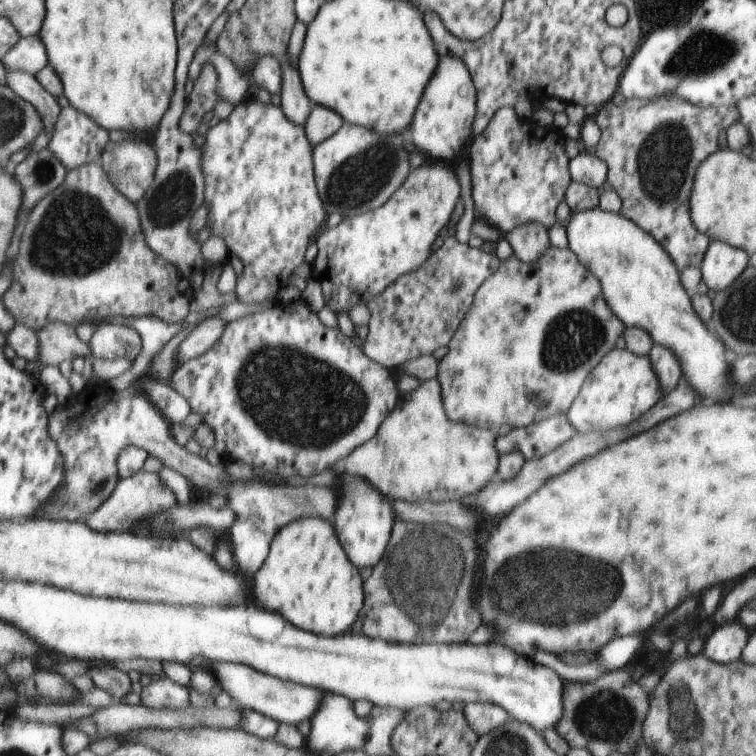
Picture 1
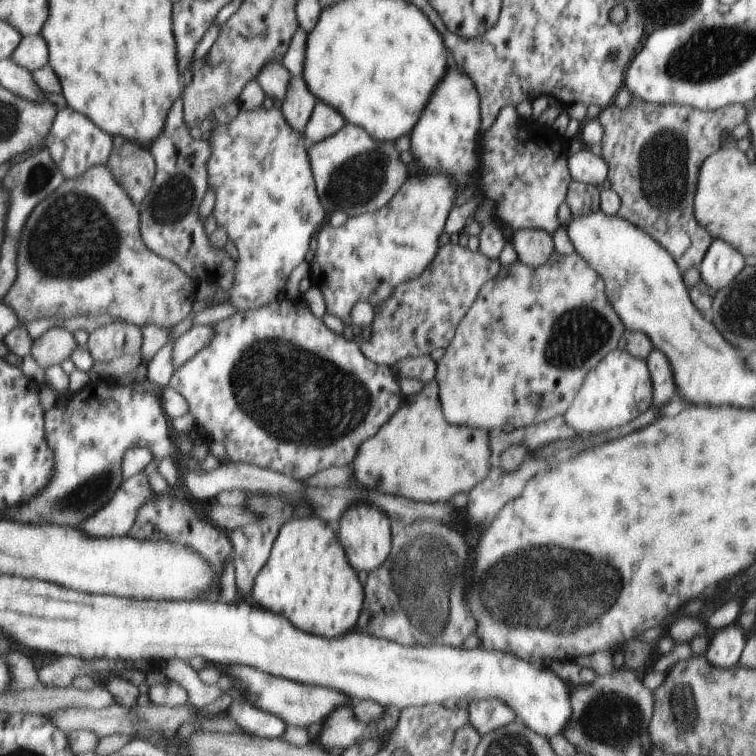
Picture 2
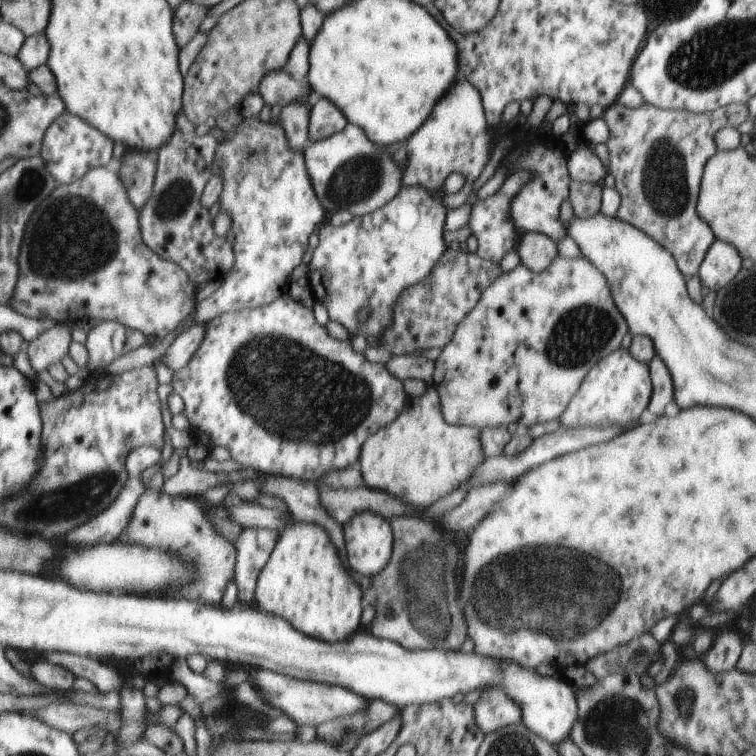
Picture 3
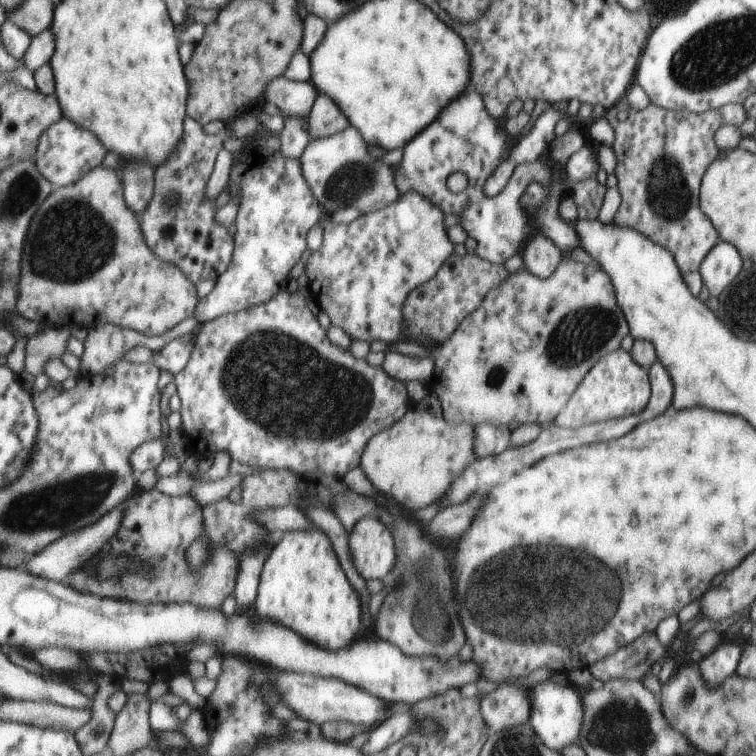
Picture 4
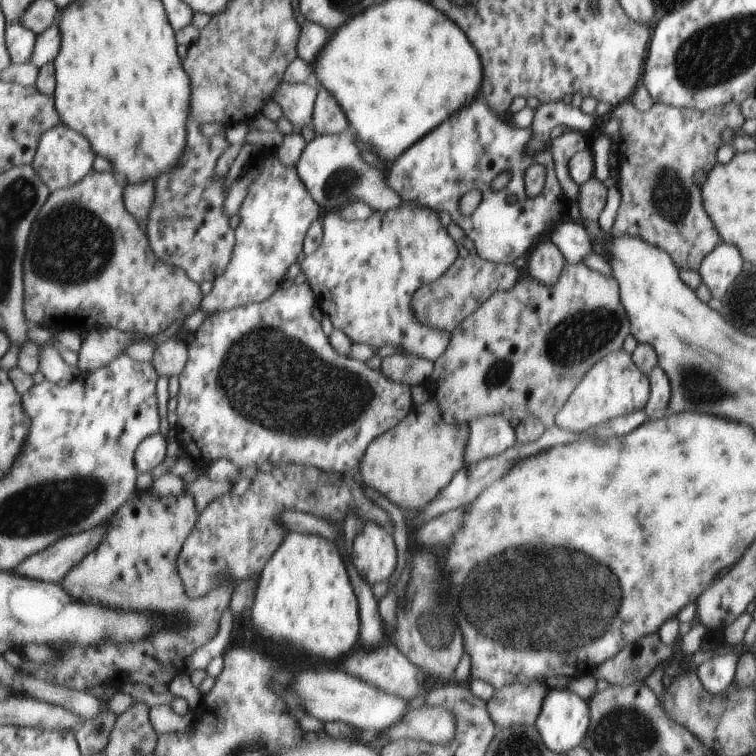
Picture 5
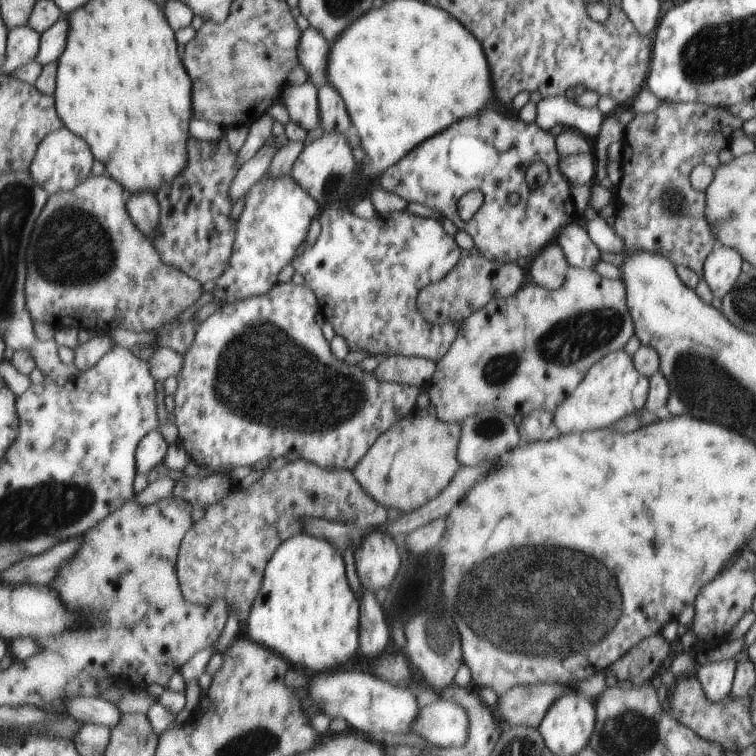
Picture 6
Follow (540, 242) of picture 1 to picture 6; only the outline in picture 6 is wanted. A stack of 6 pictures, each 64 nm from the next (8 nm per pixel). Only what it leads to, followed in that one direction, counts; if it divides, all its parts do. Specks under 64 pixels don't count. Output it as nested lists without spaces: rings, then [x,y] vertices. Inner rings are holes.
[[[558,243],[547,244],[534,257],[530,266],[530,276],[537,285],[556,290],[565,282],[565,274],[569,268],[568,258]]]

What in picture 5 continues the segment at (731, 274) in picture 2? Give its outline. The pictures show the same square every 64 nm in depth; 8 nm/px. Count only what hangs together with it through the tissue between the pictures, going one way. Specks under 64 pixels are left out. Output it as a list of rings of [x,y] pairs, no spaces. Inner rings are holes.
[[[720,242],[702,262],[699,273],[702,282],[711,290],[711,296],[722,300],[729,288],[740,278],[742,257],[736,244]]]

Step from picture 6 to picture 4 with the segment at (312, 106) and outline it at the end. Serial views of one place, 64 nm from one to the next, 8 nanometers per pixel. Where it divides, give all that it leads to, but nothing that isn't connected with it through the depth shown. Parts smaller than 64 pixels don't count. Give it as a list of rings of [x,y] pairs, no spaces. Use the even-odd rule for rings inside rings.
[[[279,76],[265,86],[265,102],[278,106],[284,117],[306,118],[317,96],[318,91],[310,80],[298,82]]]

